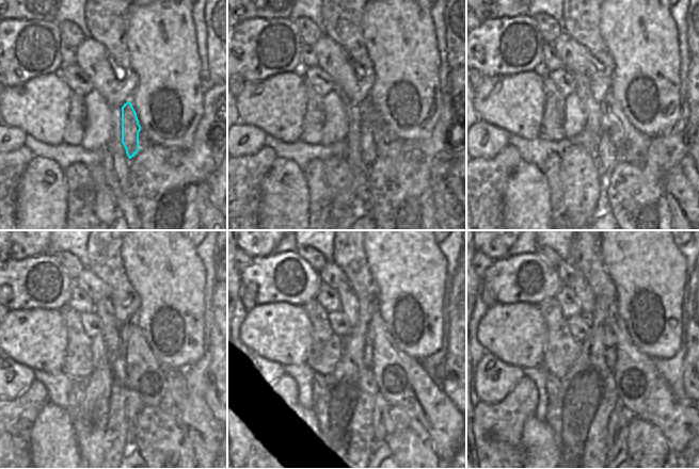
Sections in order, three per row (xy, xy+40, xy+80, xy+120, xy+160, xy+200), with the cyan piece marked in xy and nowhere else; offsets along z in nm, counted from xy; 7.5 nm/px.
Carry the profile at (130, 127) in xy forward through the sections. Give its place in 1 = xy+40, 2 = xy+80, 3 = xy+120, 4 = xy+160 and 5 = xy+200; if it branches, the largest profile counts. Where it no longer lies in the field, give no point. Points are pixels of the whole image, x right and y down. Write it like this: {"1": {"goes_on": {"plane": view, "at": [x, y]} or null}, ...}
{"1": {"goes_on": {"plane": "xy+40", "at": [367, 146]}}, "2": {"goes_on": {"plane": "xy+80", "at": [606, 160]}}, "3": {"goes_on": {"plane": "xy+120", "at": [133, 404]}}, "4": {"goes_on": {"plane": "xy+160", "at": [378, 427]}}, "5": {"goes_on": {"plane": "xy+200", "at": [619, 419]}}}

